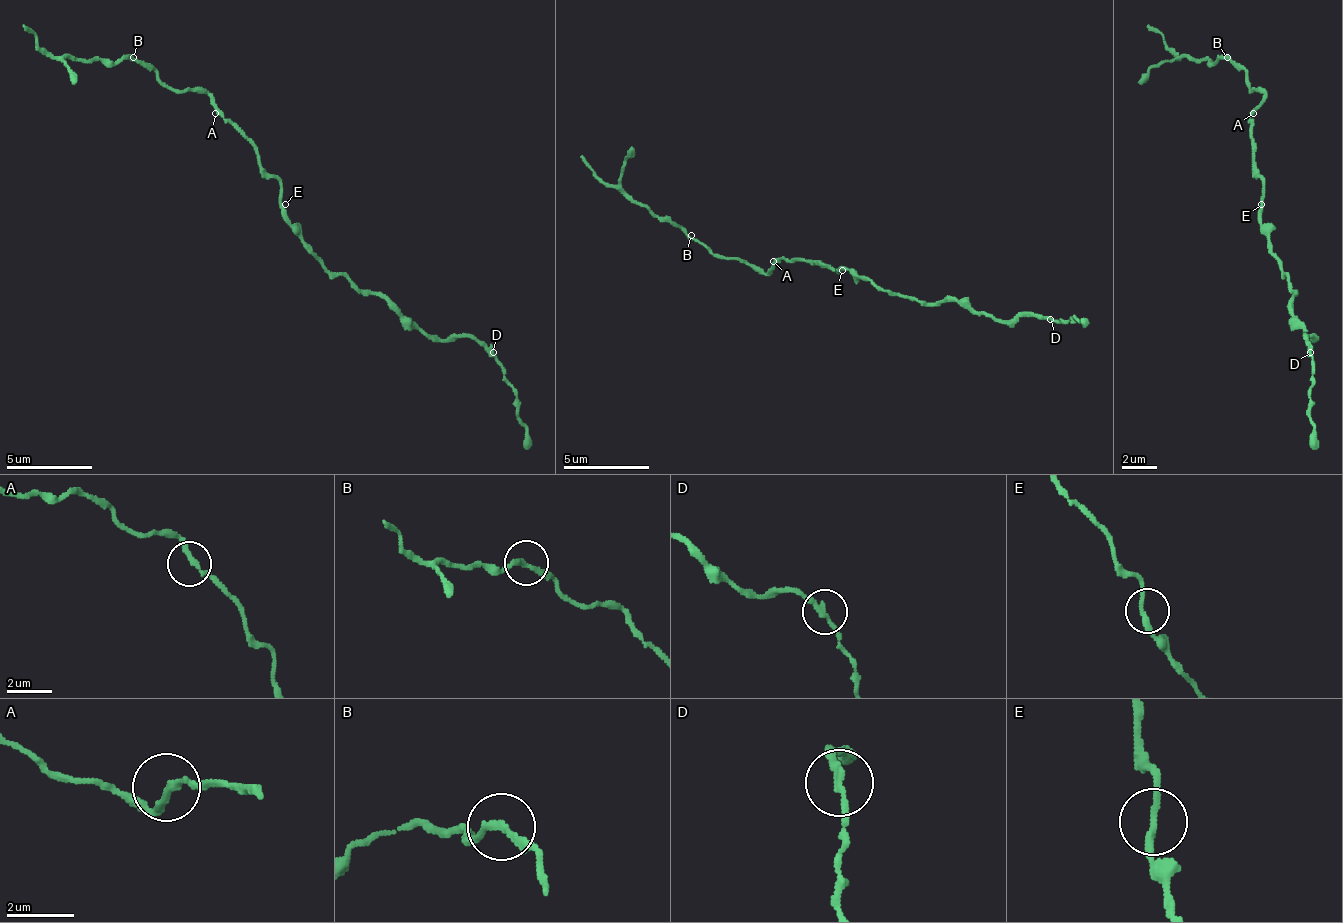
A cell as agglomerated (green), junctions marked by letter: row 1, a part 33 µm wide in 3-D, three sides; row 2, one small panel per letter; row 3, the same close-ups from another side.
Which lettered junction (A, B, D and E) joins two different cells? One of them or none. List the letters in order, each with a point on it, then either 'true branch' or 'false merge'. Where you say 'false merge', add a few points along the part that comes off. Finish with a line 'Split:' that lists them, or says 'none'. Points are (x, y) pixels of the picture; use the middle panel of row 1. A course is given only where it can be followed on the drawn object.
A: place (773, 261); true branch
B: place (691, 235); true branch
D: place (1050, 319); false merge; course (1049, 317), (1071, 317), (1084, 326)
E: place (842, 270); true branch
Split: D

